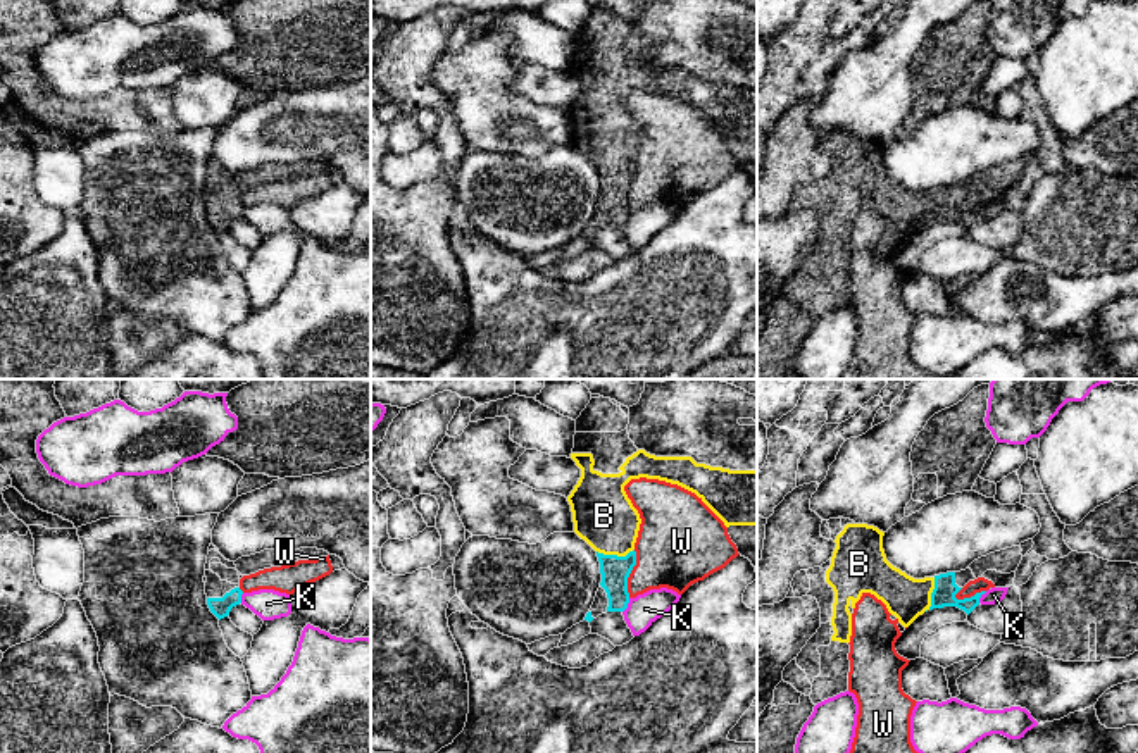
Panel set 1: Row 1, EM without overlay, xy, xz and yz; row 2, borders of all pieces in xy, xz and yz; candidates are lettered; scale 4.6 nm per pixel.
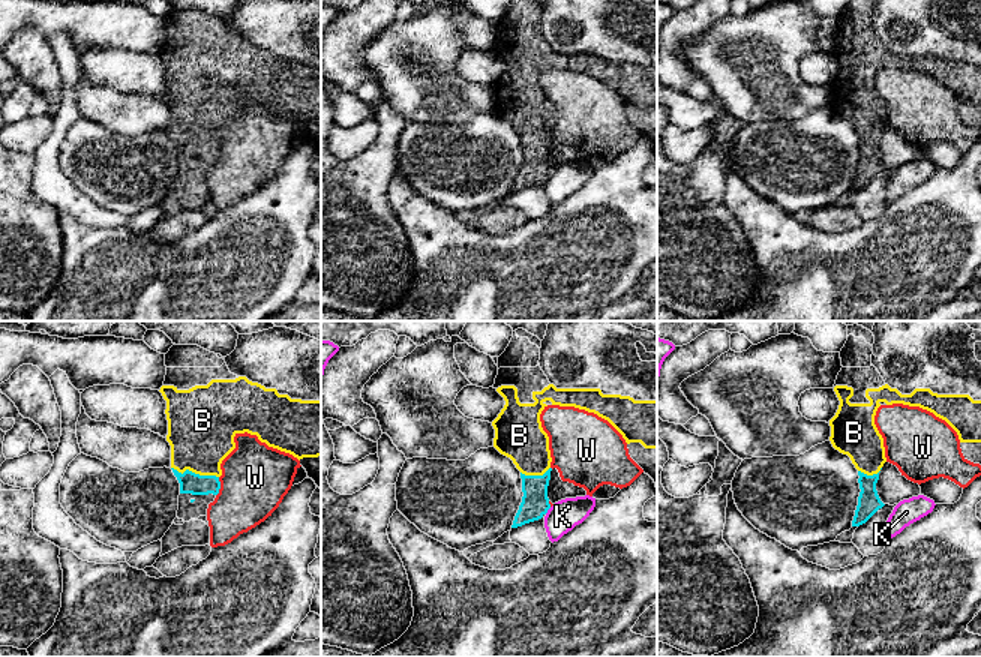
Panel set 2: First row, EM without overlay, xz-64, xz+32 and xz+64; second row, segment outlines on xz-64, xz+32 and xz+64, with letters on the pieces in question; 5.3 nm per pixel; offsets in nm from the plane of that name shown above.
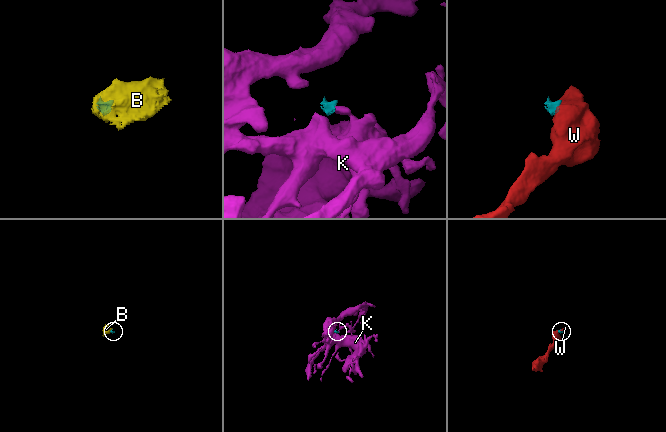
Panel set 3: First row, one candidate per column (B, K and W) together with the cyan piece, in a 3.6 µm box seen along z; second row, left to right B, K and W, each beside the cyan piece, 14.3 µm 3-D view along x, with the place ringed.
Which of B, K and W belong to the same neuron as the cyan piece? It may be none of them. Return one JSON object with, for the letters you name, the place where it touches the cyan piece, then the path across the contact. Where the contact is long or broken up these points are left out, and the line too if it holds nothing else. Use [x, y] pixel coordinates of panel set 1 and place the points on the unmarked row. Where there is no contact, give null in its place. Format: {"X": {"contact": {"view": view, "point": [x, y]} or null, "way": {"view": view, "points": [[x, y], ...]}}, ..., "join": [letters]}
{"B": {"contact": {"view": "xz", "point": [614, 169]}, "way": {"view": "xz", "points": [[614, 183], [614, 169], [611, 140], [604, 130]]}}, "join": ["B"]}

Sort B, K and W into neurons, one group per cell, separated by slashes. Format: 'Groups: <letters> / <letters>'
Groups: B / K / W

